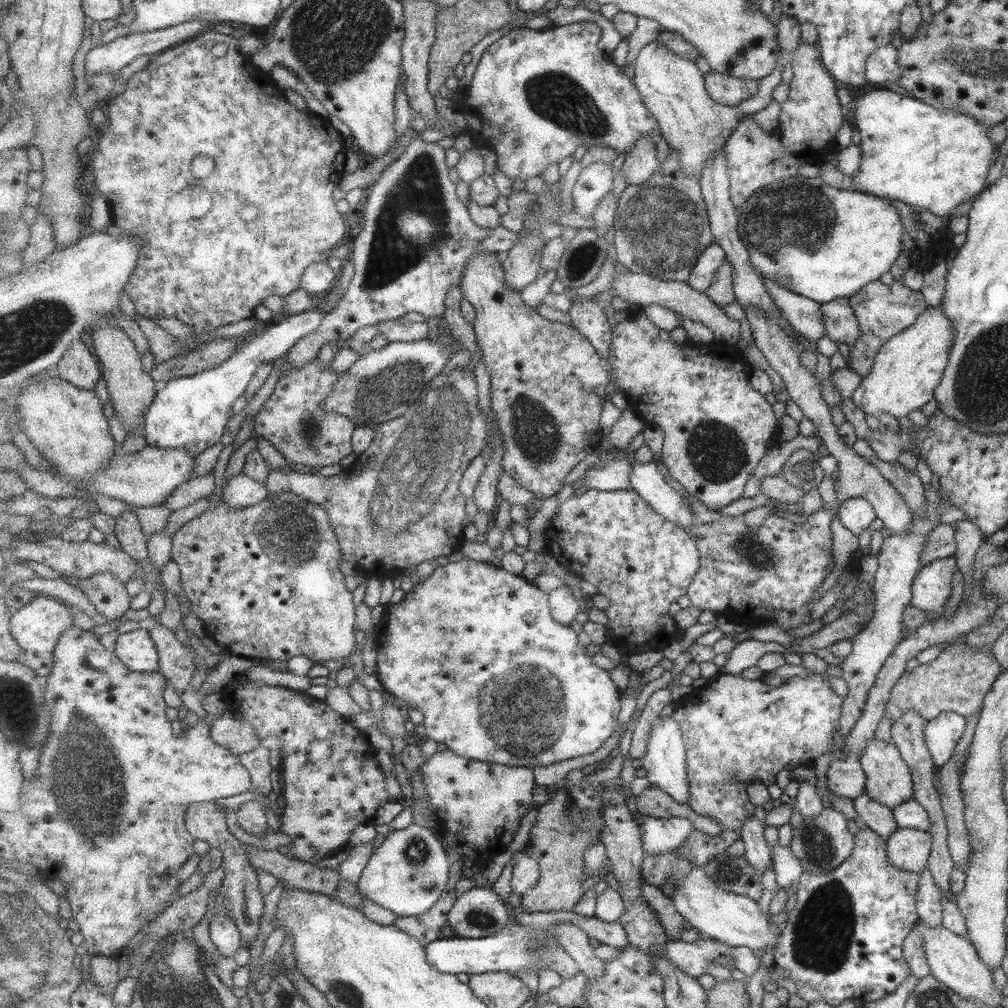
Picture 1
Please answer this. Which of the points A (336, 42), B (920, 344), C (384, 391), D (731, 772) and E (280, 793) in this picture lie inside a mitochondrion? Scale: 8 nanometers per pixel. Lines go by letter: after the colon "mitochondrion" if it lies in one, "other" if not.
A: mitochondrion
B: other
C: mitochondrion
D: mitochondrion
E: other

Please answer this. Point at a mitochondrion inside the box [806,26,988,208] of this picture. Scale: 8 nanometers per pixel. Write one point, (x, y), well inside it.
(942, 54)

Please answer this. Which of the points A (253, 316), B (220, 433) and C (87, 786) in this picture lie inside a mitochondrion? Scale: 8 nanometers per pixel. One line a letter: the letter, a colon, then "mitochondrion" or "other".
A: other
B: other
C: mitochondrion

